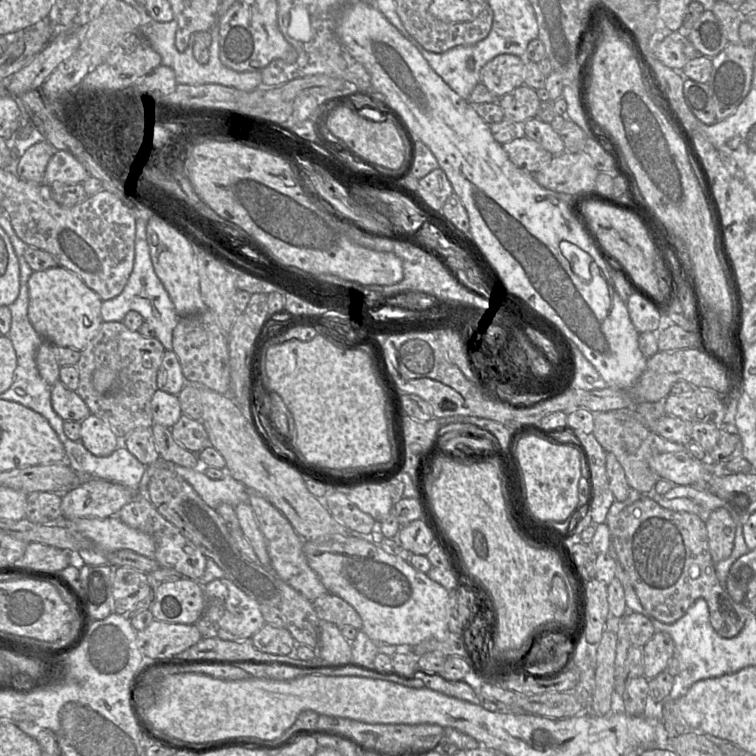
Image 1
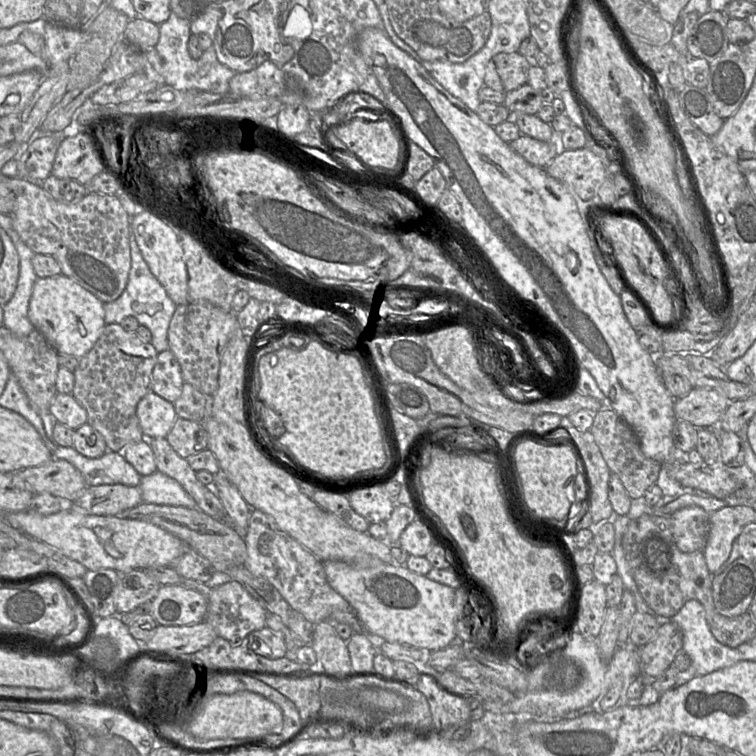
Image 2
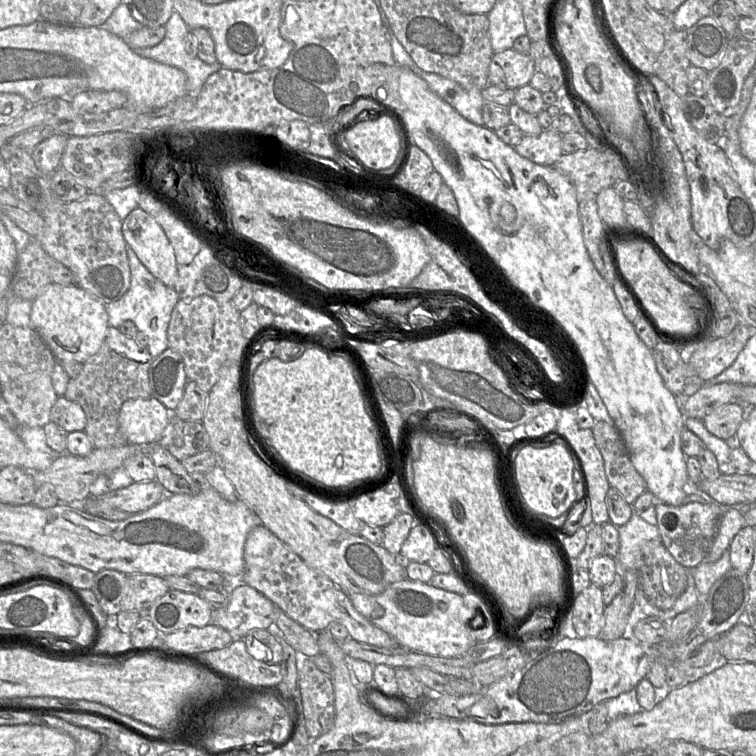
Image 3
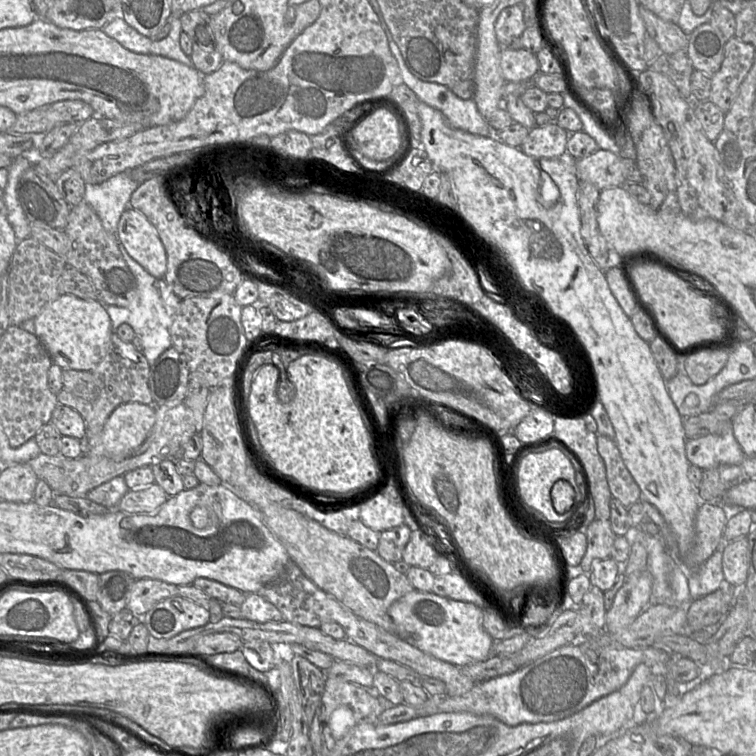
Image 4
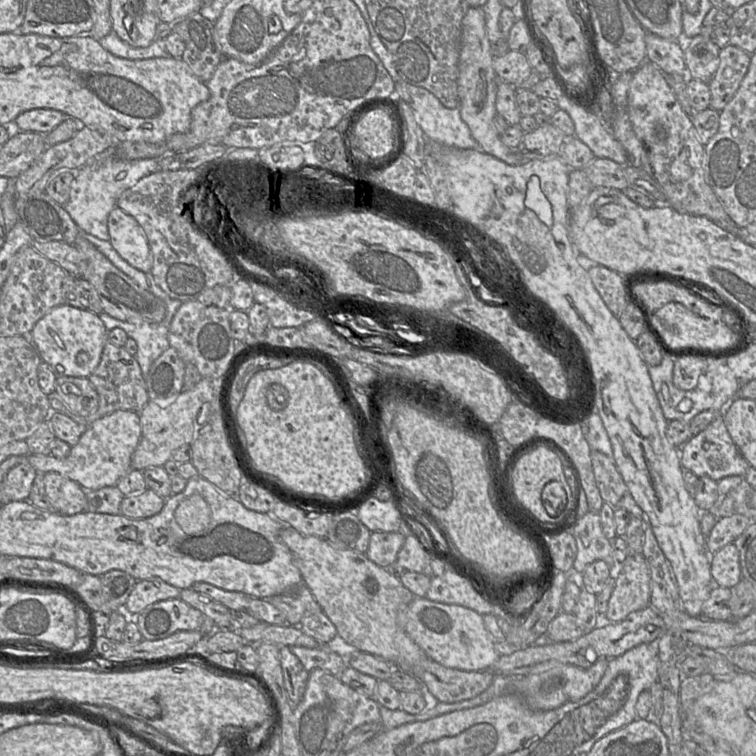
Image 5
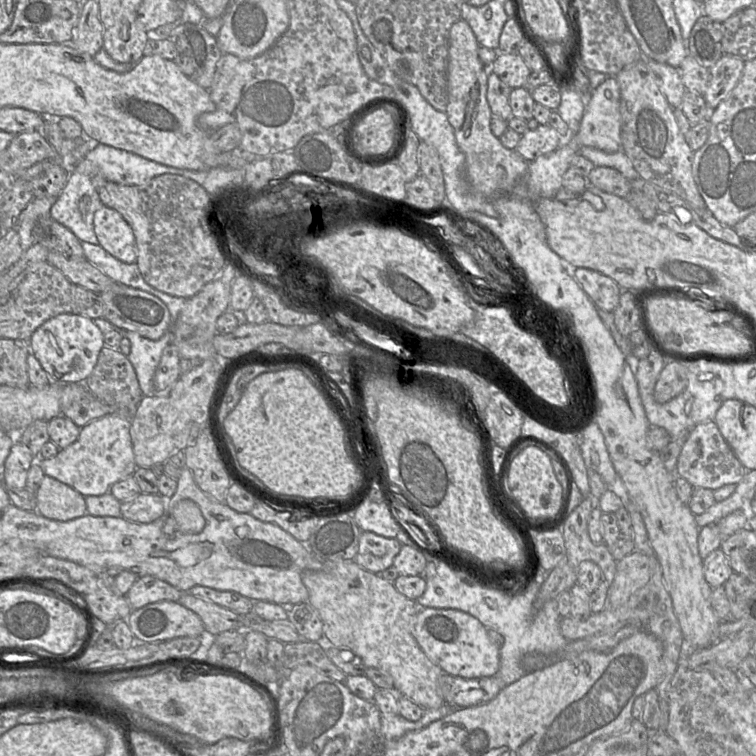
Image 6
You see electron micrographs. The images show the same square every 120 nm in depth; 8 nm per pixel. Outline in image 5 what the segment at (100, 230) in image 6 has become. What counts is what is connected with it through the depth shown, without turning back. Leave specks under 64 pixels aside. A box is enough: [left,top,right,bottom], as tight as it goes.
[108,205,153,272]

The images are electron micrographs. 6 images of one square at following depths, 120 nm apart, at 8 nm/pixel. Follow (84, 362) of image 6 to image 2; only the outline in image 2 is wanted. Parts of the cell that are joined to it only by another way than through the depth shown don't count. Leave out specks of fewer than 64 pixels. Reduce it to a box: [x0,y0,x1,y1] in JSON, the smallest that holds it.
[28,273,106,358]

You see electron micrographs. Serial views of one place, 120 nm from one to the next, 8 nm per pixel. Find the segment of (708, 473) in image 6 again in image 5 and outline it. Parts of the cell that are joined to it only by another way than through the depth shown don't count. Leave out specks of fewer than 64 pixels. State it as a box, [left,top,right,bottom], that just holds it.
[680,418,750,482]

